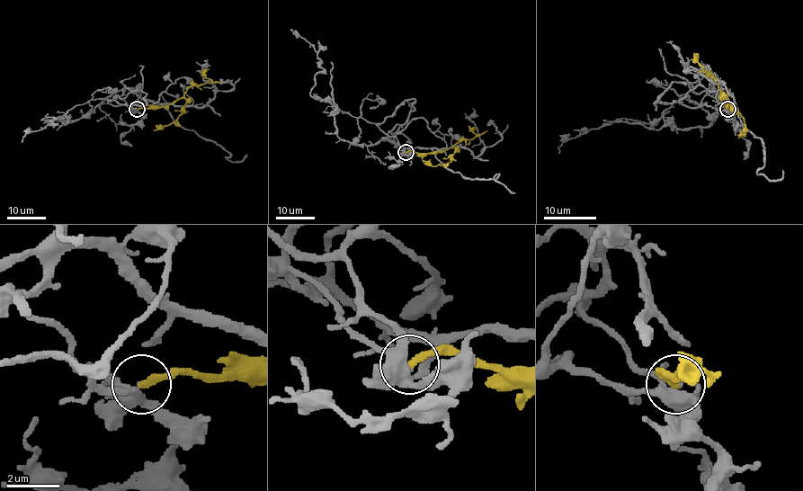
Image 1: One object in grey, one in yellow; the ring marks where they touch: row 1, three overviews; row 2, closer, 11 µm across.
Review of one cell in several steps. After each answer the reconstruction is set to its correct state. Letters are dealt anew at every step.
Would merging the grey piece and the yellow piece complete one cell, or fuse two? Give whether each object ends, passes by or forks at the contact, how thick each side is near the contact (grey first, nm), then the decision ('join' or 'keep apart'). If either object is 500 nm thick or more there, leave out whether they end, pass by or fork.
grey forks there; yellow ends there; 320 nm thick on the grey side, 240 nm on the other; keep apart

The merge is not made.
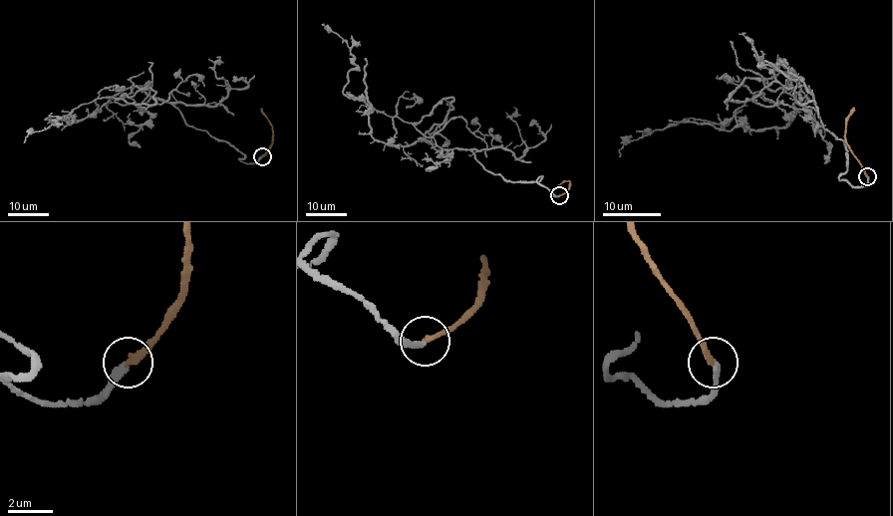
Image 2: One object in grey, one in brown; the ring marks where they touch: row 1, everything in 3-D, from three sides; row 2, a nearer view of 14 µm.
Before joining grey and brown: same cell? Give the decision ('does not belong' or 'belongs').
does not belong

